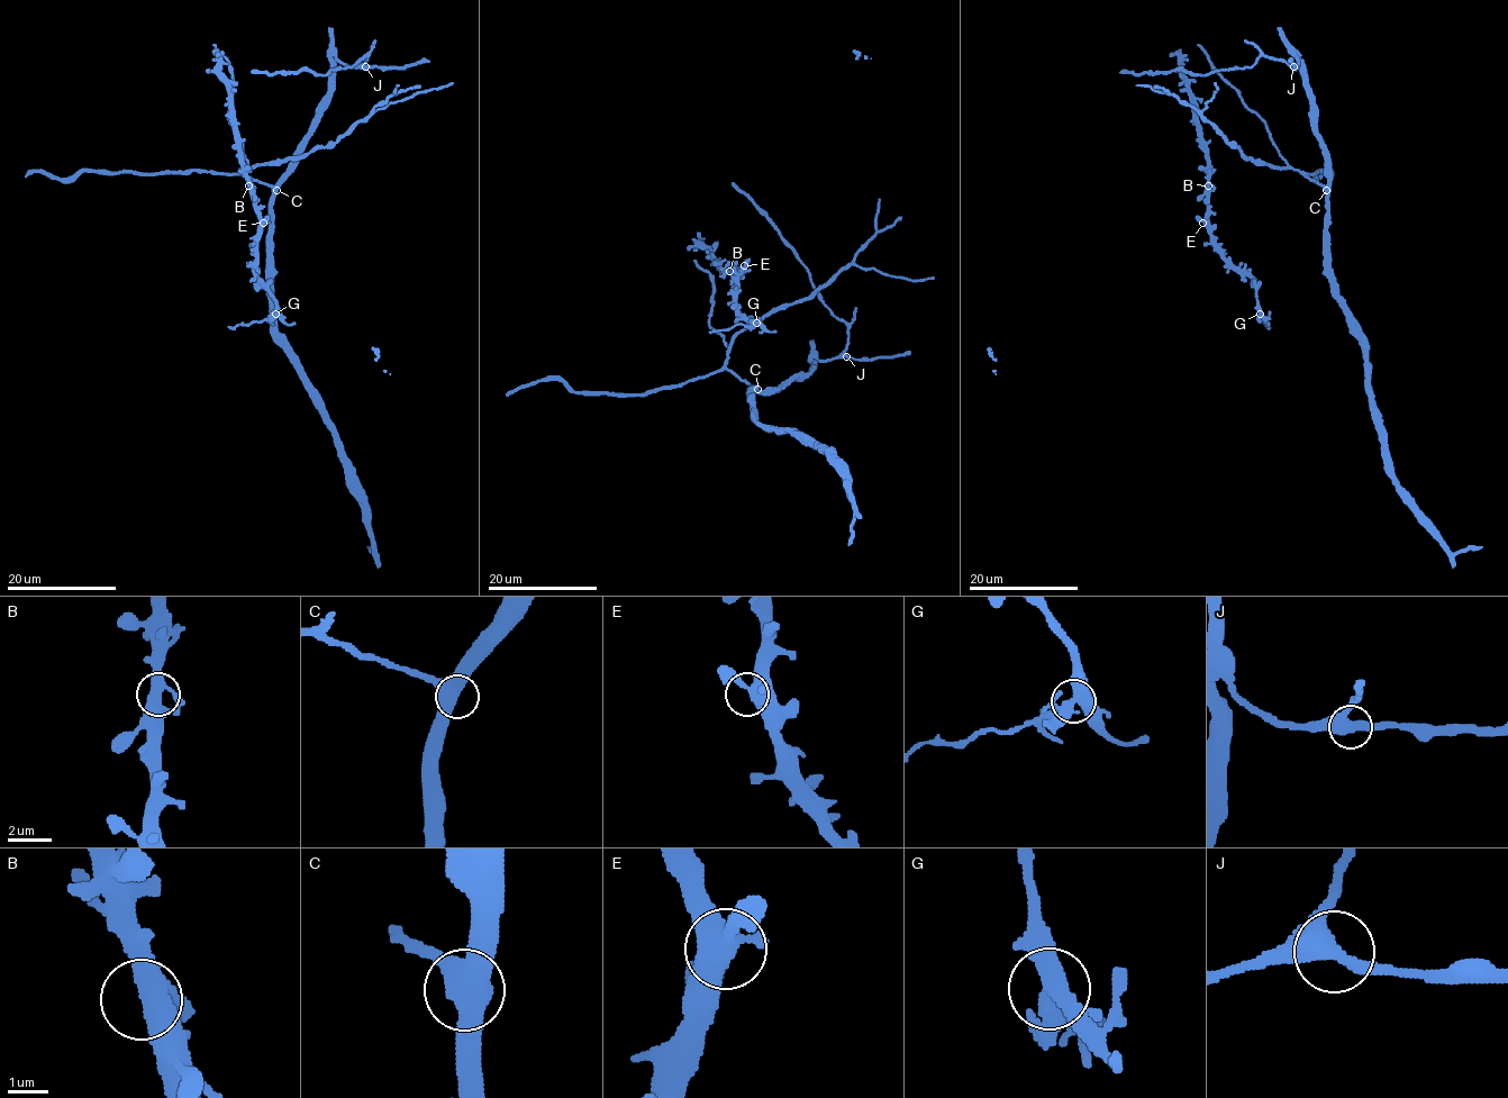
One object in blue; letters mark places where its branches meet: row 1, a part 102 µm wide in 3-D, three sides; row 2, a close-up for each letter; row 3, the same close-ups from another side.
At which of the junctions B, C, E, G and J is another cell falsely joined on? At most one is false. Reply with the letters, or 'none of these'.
G

